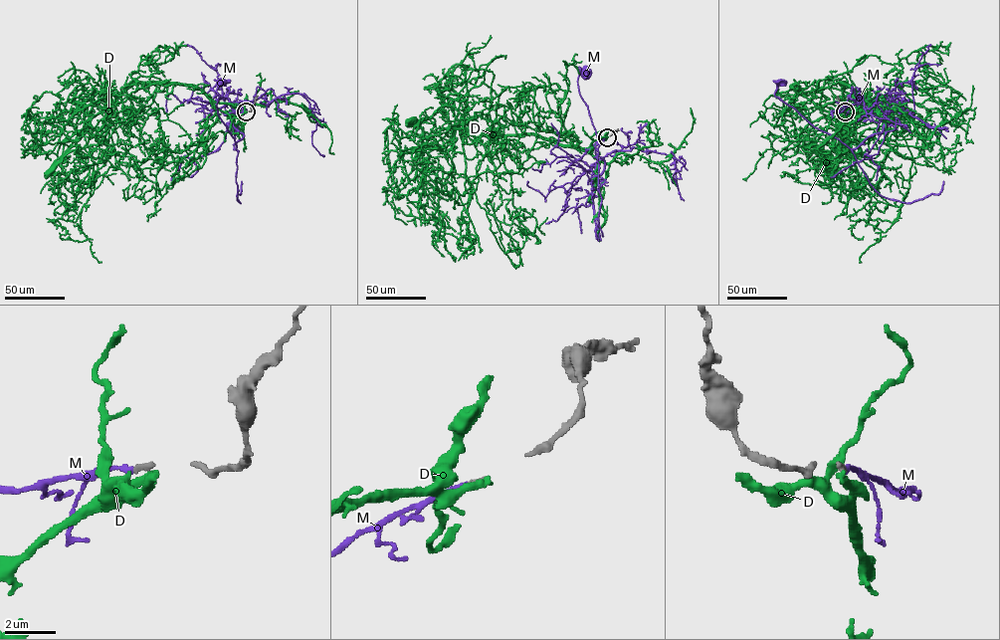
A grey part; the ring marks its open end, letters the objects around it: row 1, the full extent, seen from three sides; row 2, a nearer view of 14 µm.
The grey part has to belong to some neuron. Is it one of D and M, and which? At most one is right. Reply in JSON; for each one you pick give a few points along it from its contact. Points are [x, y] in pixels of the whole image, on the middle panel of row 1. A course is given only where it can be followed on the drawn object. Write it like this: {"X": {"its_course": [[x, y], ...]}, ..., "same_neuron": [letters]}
{"M": {"its_course": [[607, 136], [581, 158], [593, 180], [604, 160], [595, 151], [577, 68], [585, 74]]}, "same_neuron": ["M"]}

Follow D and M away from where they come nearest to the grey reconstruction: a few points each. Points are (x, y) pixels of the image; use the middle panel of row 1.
D: (607, 136), (586, 149), (533, 134), (474, 136), (448, 100), (448, 95), (460, 94), (429, 116), (413, 121)
M: (607, 136), (581, 158), (593, 180), (604, 160), (595, 151), (577, 68), (585, 74)

